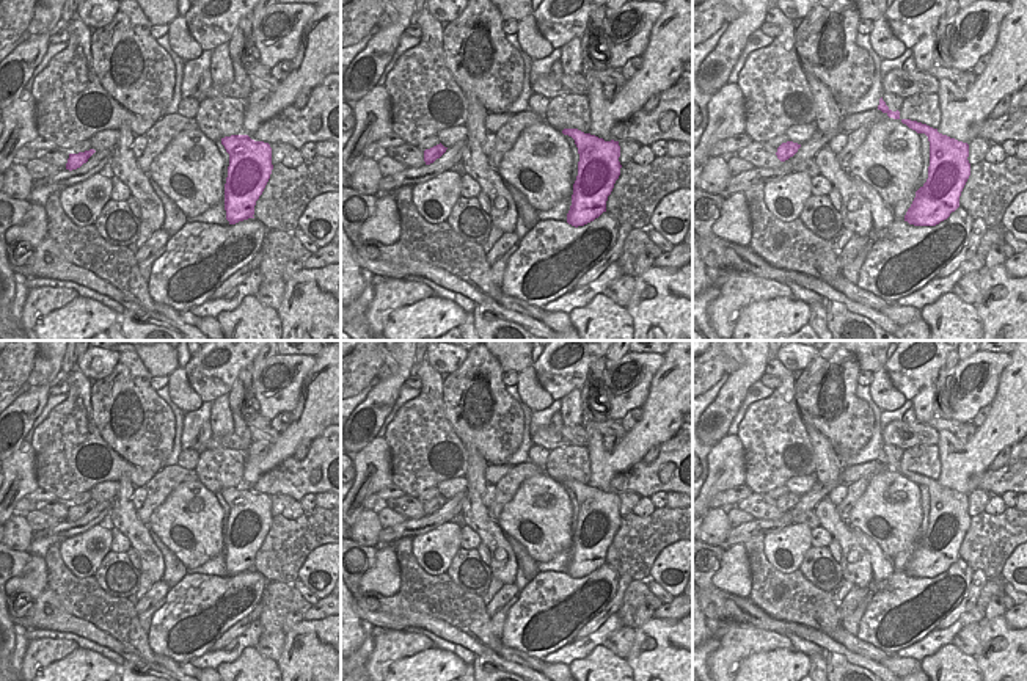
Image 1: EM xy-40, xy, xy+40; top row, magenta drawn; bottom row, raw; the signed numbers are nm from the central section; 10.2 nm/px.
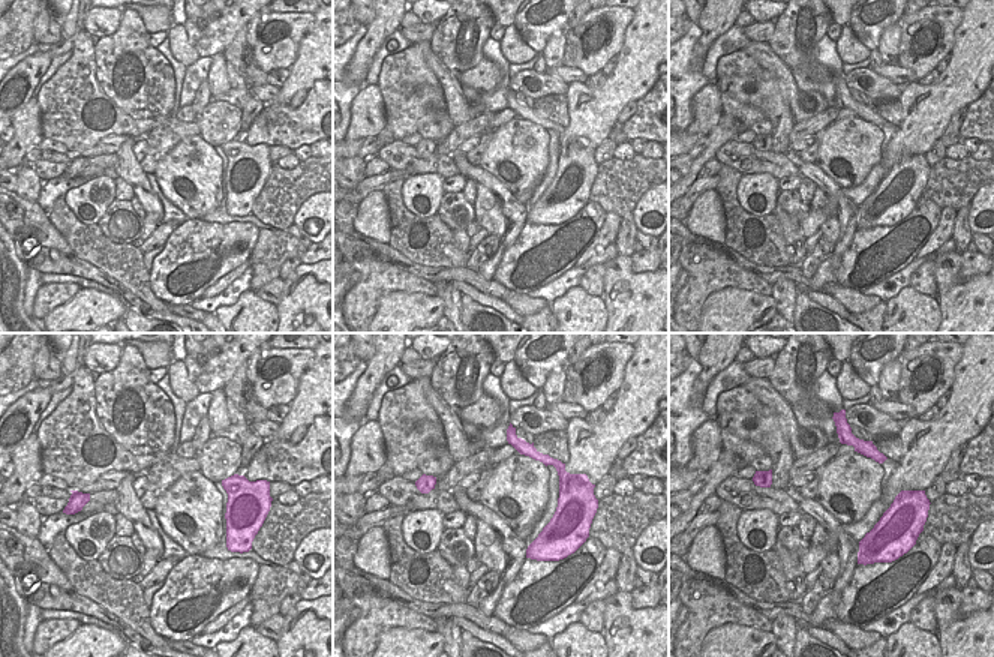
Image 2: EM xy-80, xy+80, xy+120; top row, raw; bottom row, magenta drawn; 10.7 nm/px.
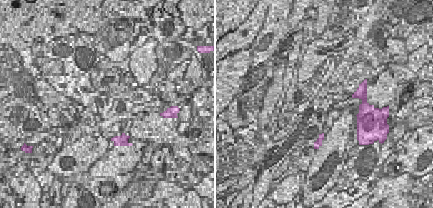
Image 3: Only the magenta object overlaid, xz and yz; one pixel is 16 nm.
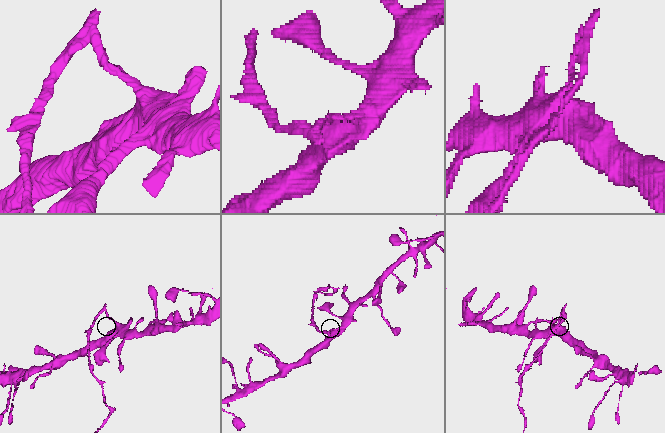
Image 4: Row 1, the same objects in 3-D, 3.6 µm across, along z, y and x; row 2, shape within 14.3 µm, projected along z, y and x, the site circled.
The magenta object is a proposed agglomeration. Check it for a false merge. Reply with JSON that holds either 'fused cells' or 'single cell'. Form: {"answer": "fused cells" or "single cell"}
{"answer": "fused cells"}

